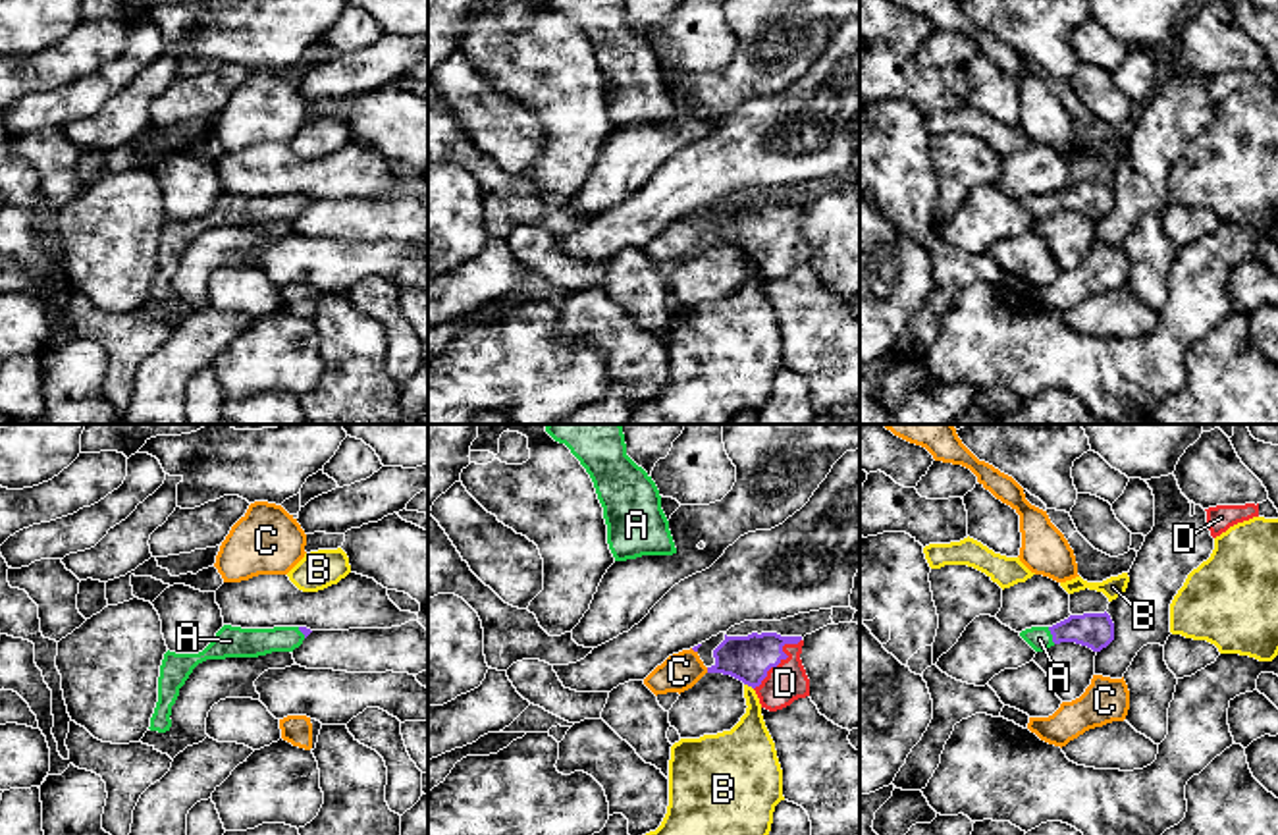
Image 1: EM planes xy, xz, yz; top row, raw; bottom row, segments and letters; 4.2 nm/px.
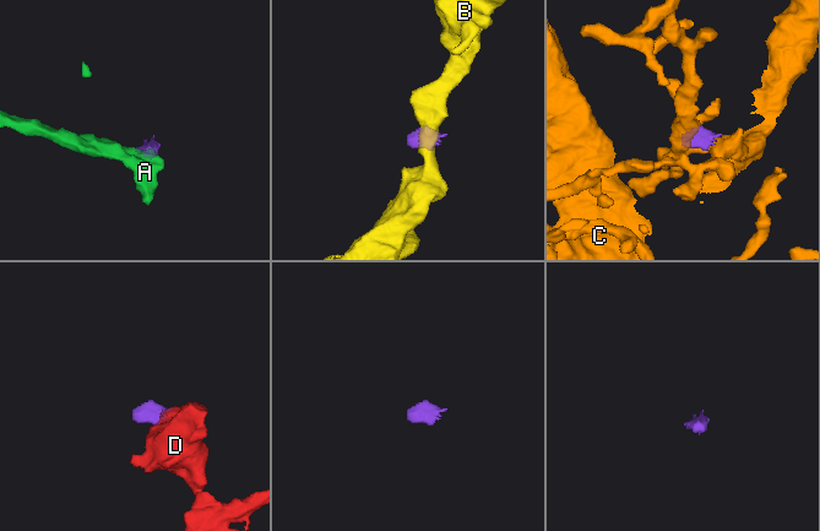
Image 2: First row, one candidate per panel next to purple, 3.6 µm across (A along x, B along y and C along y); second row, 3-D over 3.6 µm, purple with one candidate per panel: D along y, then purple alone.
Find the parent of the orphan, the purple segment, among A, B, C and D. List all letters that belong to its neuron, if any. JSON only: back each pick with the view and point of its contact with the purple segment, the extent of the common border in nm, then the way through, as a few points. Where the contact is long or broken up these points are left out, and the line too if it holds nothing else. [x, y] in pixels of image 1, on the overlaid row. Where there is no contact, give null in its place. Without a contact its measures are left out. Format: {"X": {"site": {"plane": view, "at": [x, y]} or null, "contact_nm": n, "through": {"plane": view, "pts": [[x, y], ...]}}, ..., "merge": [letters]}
{"A": {"site": {"plane": "yz", "at": [1051, 633]}, "contact_nm": 80, "through": {"plane": "yz", "pts": [[1095, 631], [1051, 633], [1039, 639]]}}, "D": {"site": {"plane": "xz", "at": [781, 658]}, "contact_nm": 300, "through": {"plane": "xz", "pts": [[748, 658], [781, 658], [781, 679], [785, 683]]}}, "merge": ["A", "D"]}

